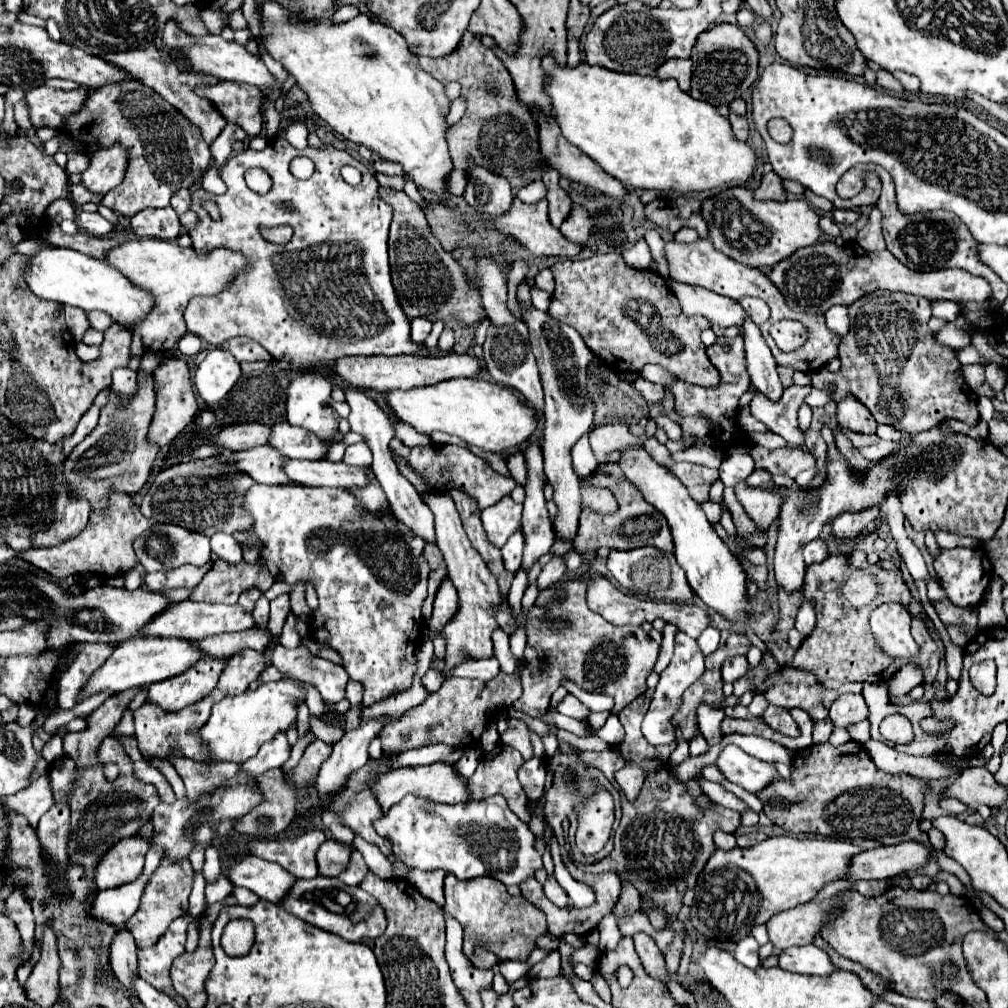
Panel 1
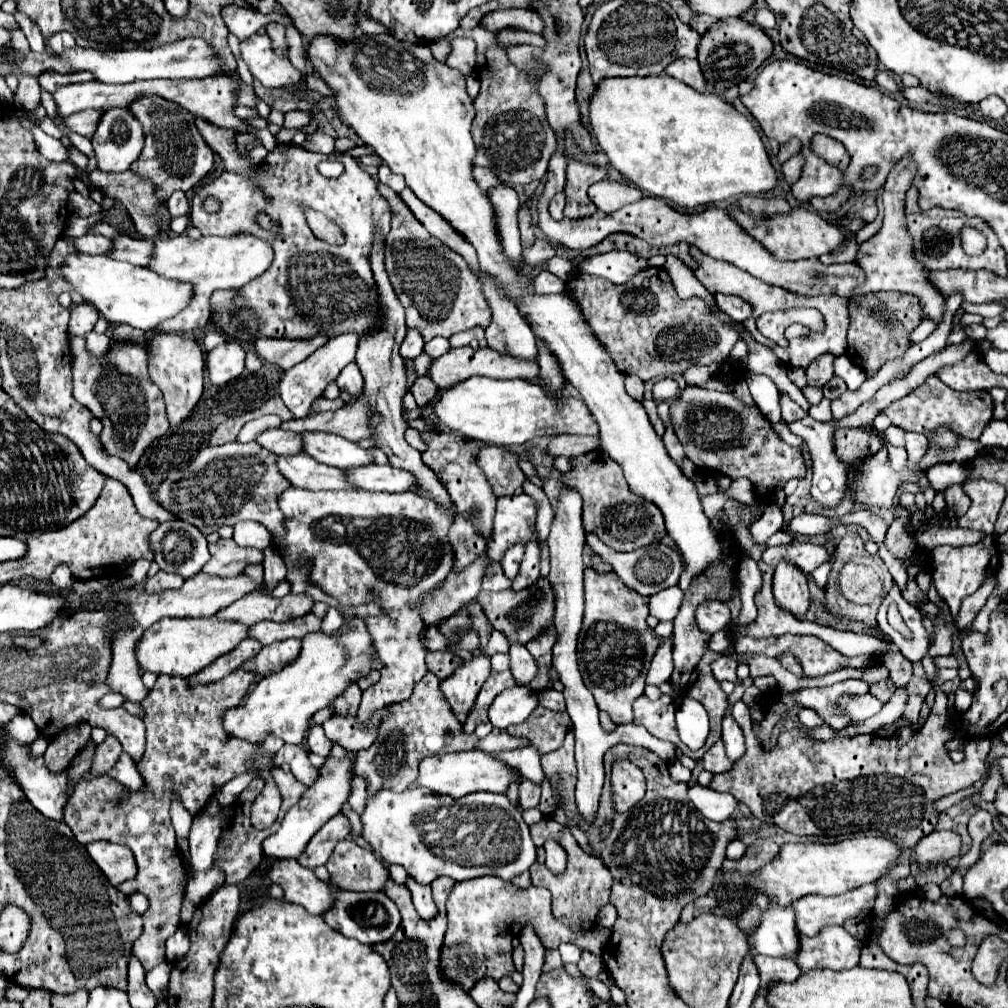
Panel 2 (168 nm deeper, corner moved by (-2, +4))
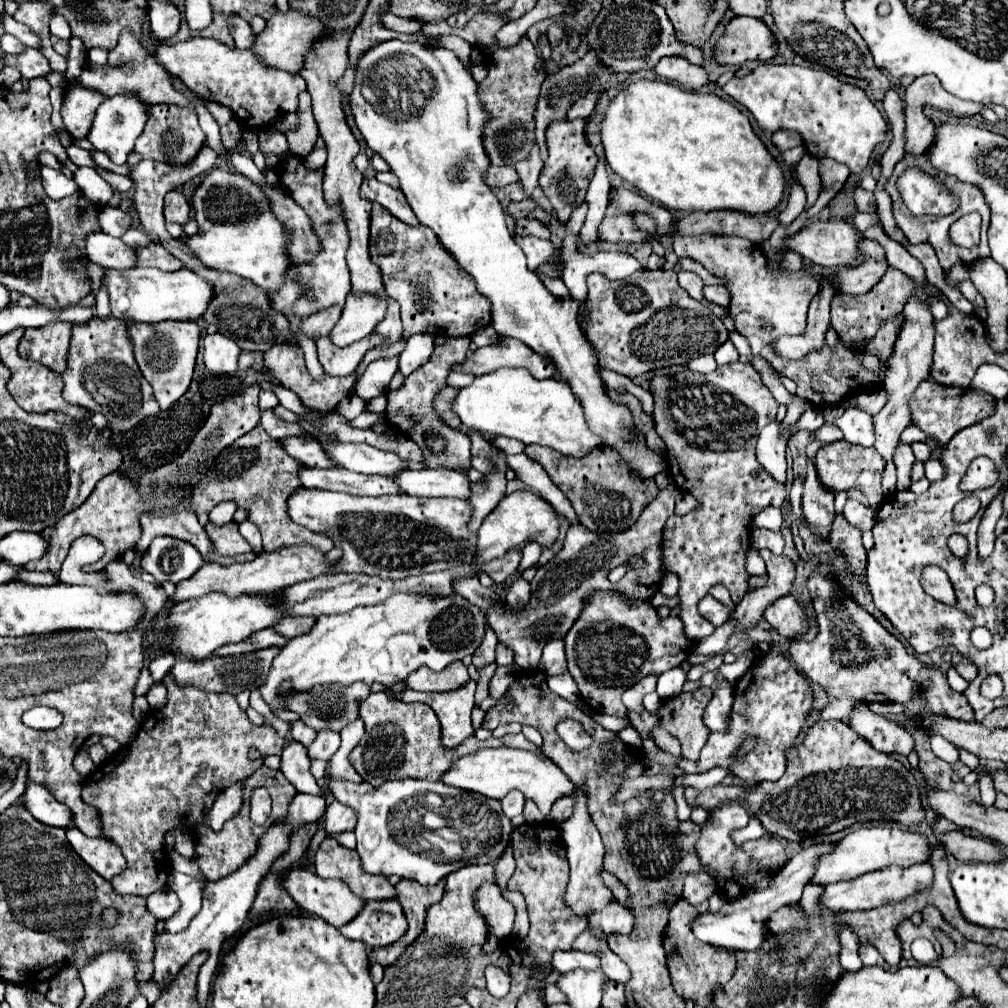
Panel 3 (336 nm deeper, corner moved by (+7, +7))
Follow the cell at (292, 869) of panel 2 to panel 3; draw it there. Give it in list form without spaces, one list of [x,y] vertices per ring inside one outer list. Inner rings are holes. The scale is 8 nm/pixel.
[[[302,865],[290,867],[282,875],[282,879],[284,879],[284,883],[282,883],[284,889],[296,901],[296,905],[300,905],[300,909],[304,909],[310,915],[322,917],[324,921],[332,923],[334,927],[342,927],[344,923],[348,923],[348,919],[354,919],[356,911],[360,911],[360,903],[364,903],[364,899],[352,895],[352,891],[346,887],[346,883],[334,881],[334,879],[322,879],[312,869],[302,867]]]

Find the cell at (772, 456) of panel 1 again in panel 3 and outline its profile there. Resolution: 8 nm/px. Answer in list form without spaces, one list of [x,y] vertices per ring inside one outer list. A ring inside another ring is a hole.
[[[738,361],[719,366],[704,376],[703,385],[716,389],[704,389],[700,401],[696,399],[696,389],[684,389],[688,391],[684,399],[664,397],[664,375],[654,377],[650,387],[654,395],[656,433],[666,443],[670,475],[678,489],[690,491],[702,503],[698,511],[684,517],[670,517],[662,533],[662,561],[668,571],[680,577],[678,619],[684,623],[684,635],[690,643],[704,639],[715,630],[696,609],[698,601],[714,585],[726,585],[734,603],[744,597],[748,589],[744,555],[750,547],[750,523],[764,507],[782,505],[788,495],[786,485],[772,479],[756,459],[758,435],[764,425],[776,419],[778,411],[778,403],[760,375],[749,363]],[[722,392],[730,394],[728,403],[720,395]],[[752,411],[755,419],[748,419]]]

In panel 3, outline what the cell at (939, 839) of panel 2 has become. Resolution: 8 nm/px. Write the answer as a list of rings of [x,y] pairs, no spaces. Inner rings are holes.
[[[948,831],[942,835],[940,845],[952,853],[958,861],[996,861],[1002,859],[1002,853],[990,843],[990,841],[982,841],[976,837],[966,837],[962,831]]]

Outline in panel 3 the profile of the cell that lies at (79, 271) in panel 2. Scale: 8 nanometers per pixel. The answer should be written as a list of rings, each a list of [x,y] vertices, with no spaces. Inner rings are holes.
[[[102,269],[102,285],[110,297],[110,315],[114,319],[158,323],[168,319],[198,319],[212,299],[212,285],[200,279],[190,269],[160,271],[160,269]]]

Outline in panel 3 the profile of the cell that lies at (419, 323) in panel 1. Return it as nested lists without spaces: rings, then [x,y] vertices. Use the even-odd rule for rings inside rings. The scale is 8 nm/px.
[[[398,355],[390,357],[390,359],[372,361],[368,365],[368,369],[364,371],[364,375],[360,377],[360,381],[356,383],[354,393],[362,399],[372,399],[372,397],[384,395],[396,369],[398,369]]]

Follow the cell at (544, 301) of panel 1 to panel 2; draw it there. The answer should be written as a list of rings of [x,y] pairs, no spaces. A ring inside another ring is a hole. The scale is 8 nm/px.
[[[541,270],[535,276],[535,290],[539,294],[555,294],[555,292],[563,292],[565,290],[565,284],[557,276],[553,276],[551,272]]]

